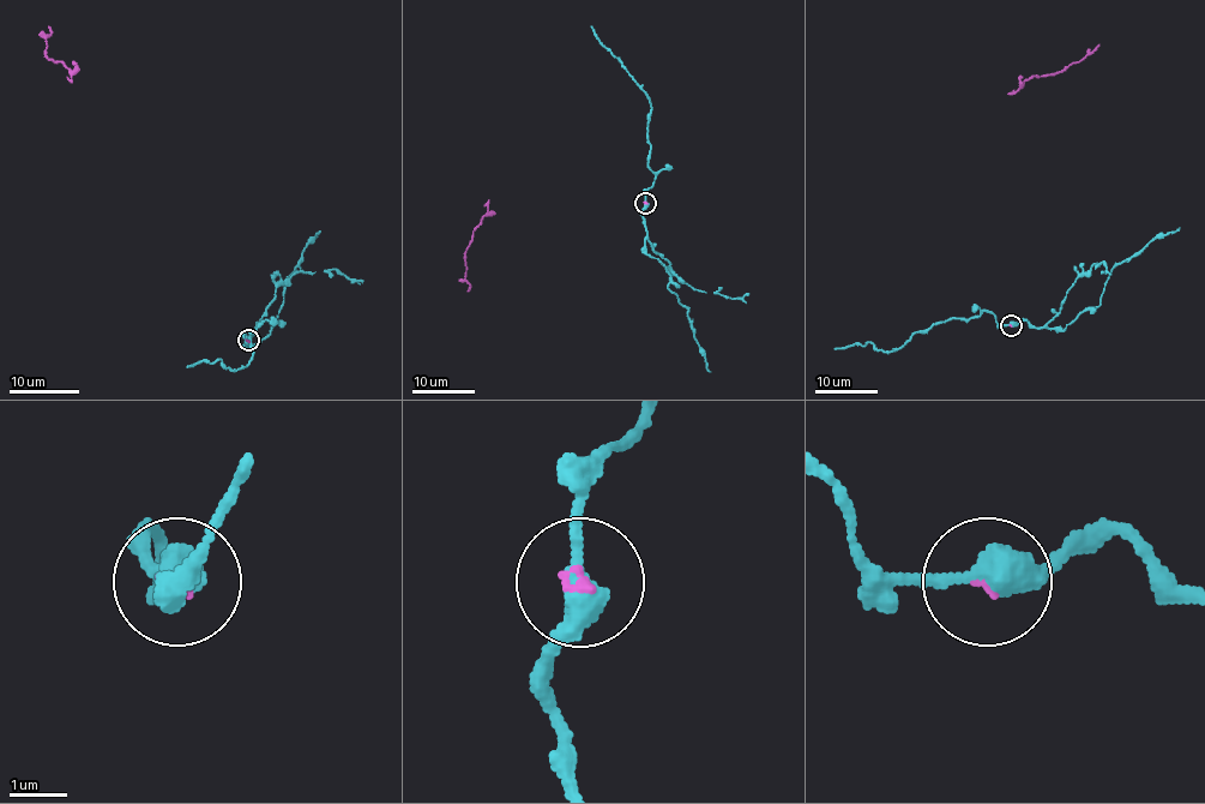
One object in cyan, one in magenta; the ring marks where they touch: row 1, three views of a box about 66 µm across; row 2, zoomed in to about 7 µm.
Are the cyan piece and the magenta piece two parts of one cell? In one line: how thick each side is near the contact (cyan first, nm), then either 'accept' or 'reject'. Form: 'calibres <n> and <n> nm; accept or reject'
calibres 440 and 100 nm; accept

